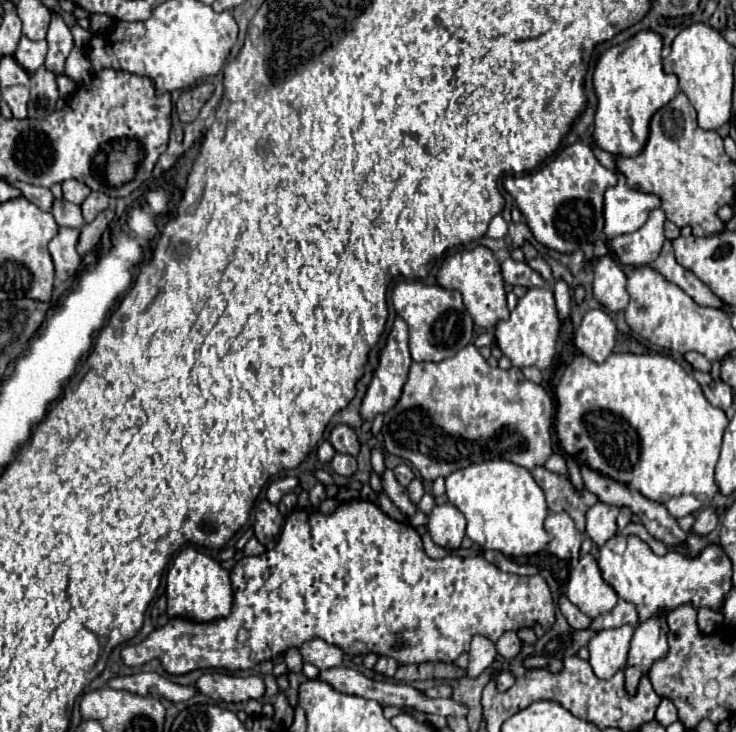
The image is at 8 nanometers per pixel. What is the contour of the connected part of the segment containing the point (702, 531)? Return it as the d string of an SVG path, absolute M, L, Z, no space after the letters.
M708 507L704 511L700 511L700 515L696 517L696 523L692 527L692 531L696 531L698 535L708 535L714 527L718 525L718 511Z

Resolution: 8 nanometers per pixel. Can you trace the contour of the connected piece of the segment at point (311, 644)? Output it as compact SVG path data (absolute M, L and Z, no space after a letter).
M310 639L300 647L300 653L306 663L316 665L318 669L330 669L330 667L340 667L344 651L336 645L326 643L324 639Z

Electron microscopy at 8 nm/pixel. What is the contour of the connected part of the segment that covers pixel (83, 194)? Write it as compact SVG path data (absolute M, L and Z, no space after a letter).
M68 179L62 183L62 191L64 191L64 199L72 201L76 205L80 205L88 195L90 195L90 187L76 181L76 179Z

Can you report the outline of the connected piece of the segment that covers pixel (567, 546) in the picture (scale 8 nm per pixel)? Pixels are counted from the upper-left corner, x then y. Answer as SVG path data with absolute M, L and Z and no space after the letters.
M550 513L544 523L548 535L552 537L548 549L558 559L578 559L580 545L584 541L584 535L574 527L574 521L568 513Z

